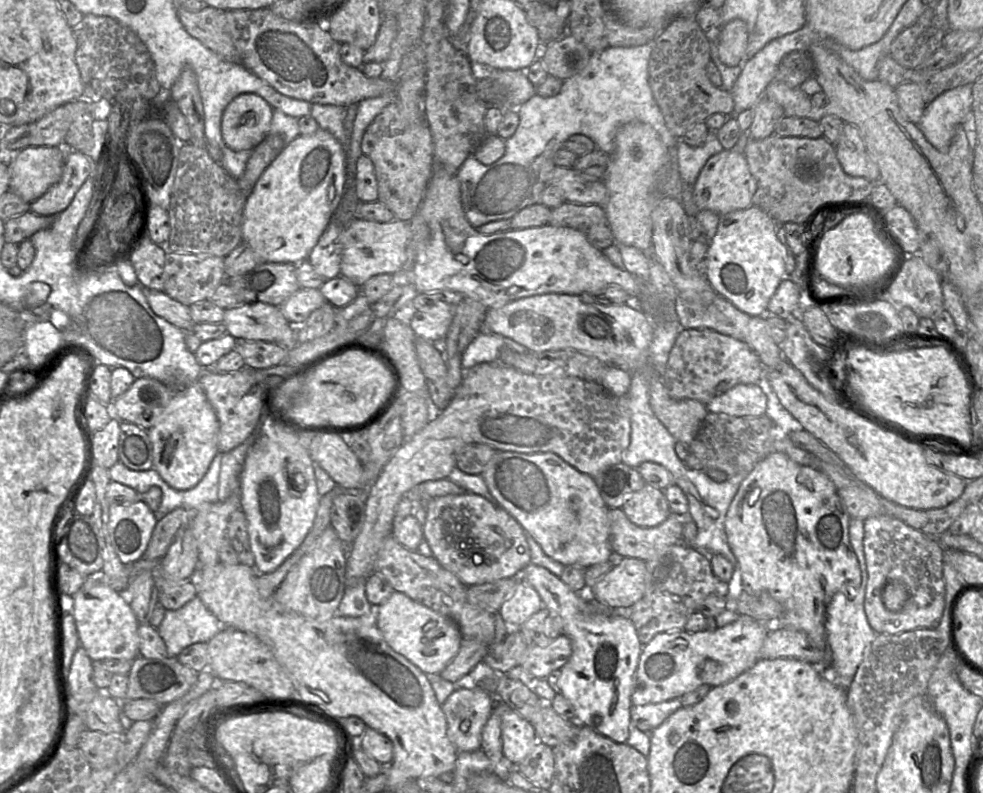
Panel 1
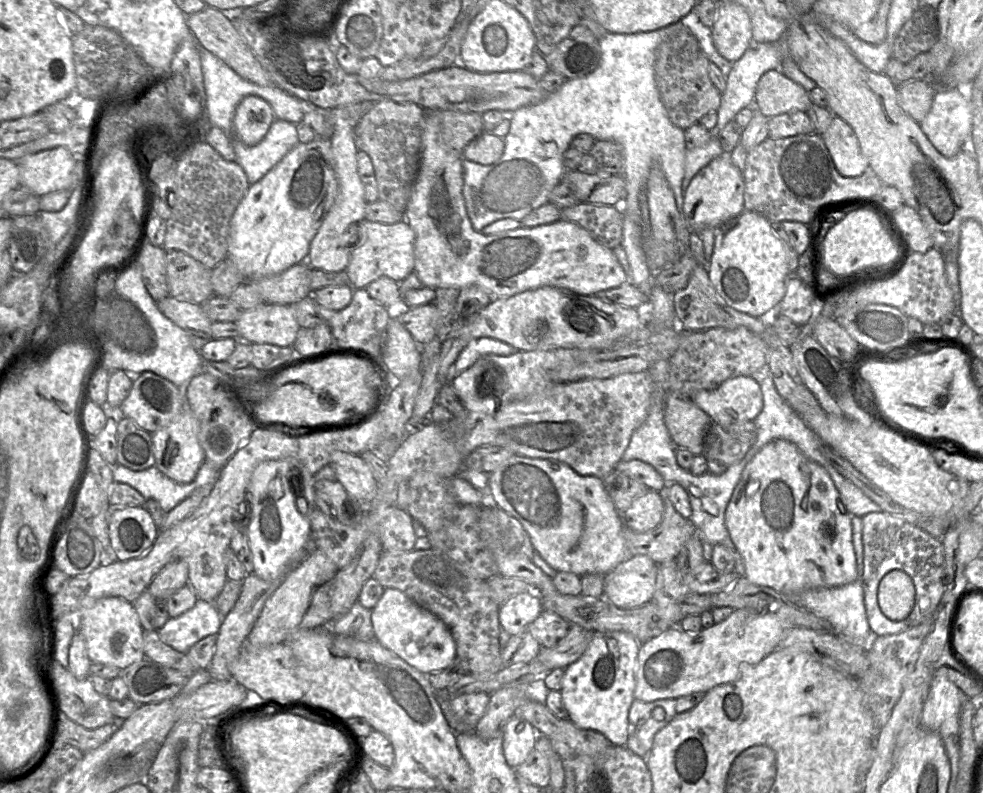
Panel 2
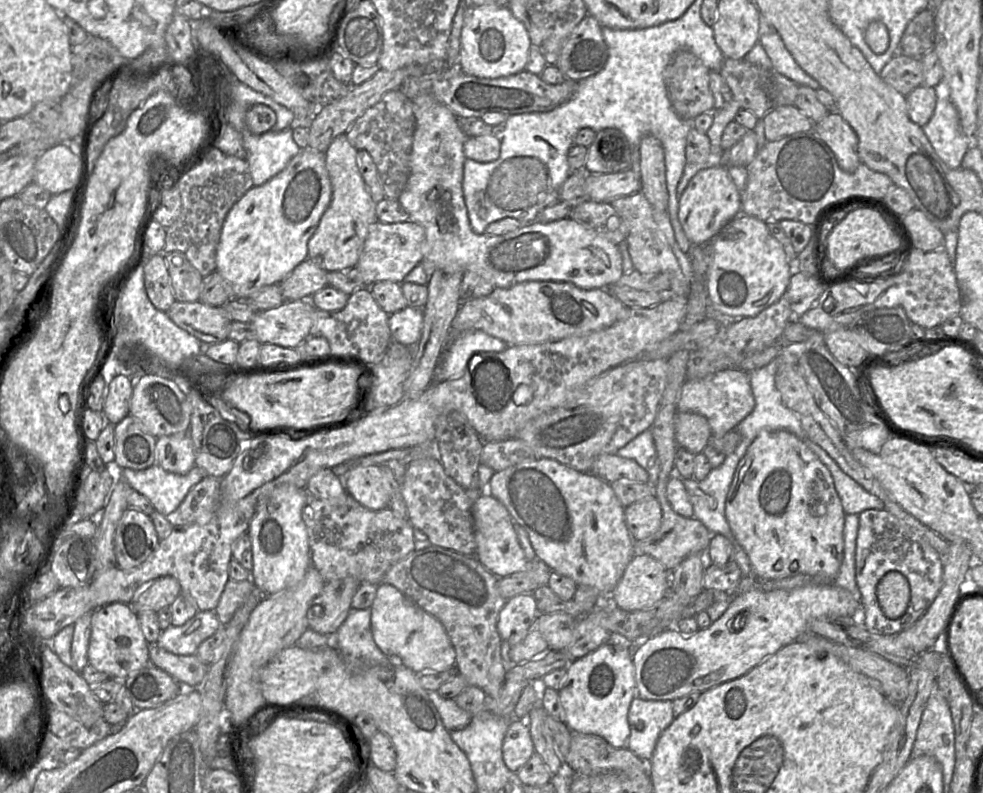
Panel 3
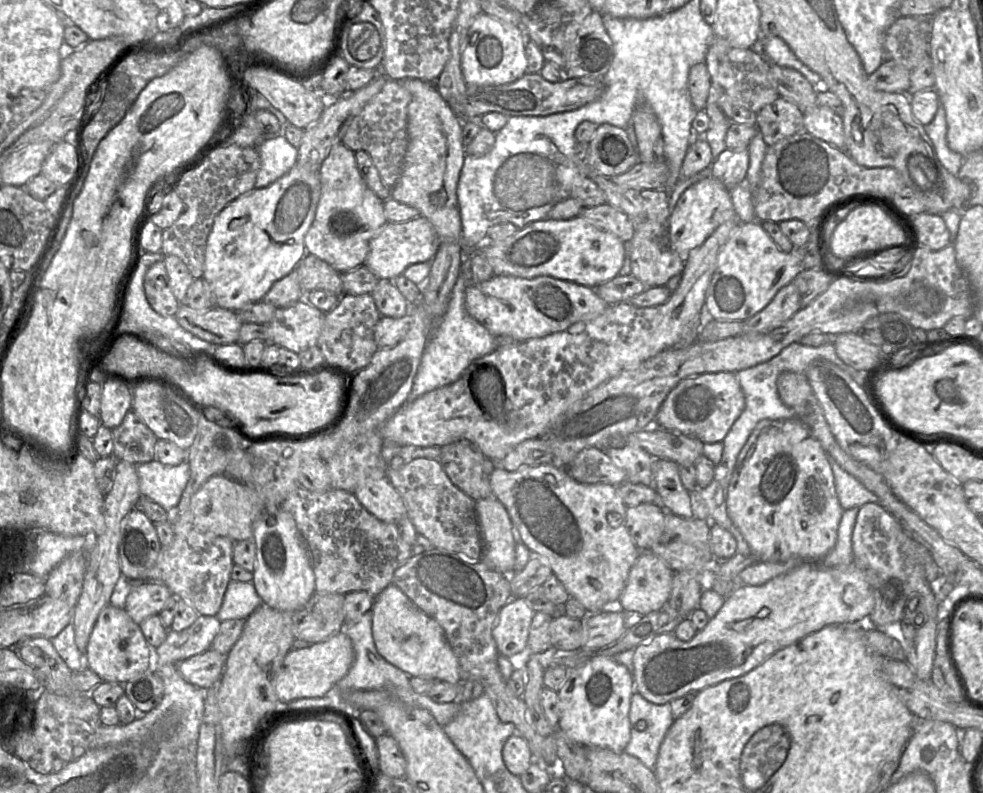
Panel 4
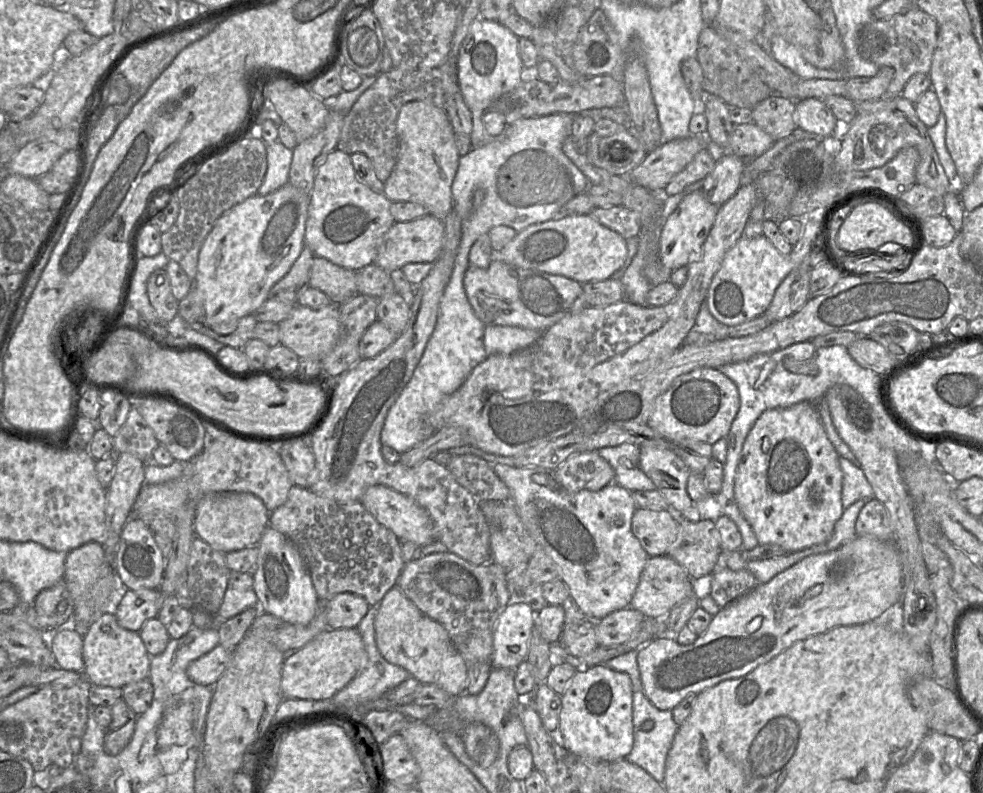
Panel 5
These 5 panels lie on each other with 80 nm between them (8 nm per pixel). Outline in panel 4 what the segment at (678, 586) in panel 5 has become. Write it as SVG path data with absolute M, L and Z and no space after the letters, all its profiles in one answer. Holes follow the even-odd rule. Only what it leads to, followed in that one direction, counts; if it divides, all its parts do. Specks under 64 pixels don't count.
M641 550L639 557L629 572L625 588L618 599L621 605L621 611L637 612L644 617L651 612L662 609L669 601L673 576L674 571L658 556L649 550Z

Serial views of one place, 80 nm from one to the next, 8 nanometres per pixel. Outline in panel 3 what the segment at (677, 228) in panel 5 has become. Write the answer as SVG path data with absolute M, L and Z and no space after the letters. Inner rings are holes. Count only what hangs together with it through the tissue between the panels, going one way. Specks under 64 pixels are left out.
M714 166L698 172L679 199L678 218L692 245L710 242L723 226L741 213L741 192L727 167Z

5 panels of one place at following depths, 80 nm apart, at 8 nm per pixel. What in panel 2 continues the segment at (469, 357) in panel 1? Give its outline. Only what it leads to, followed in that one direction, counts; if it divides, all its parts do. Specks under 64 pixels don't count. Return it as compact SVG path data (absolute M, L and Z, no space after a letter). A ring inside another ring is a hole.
M480 337L471 340L455 359L452 375L457 375L468 369L481 356L495 354L508 356L517 351L511 345L490 337Z

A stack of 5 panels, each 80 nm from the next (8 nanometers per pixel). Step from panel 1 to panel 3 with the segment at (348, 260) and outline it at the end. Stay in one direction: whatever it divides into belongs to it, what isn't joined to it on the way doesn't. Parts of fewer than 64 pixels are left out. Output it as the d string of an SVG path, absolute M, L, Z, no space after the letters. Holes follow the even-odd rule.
M410 220L399 223L376 221L369 227L356 268L364 284L370 287L379 281L404 282L406 275L424 258L425 230Z

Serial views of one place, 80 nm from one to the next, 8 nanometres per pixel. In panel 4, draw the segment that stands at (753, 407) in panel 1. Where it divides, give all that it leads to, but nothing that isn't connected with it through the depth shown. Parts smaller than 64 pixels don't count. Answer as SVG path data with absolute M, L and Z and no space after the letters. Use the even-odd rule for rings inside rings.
M704 373L675 386L660 407L654 427L695 437L702 443L723 442L744 408L745 395L735 373Z

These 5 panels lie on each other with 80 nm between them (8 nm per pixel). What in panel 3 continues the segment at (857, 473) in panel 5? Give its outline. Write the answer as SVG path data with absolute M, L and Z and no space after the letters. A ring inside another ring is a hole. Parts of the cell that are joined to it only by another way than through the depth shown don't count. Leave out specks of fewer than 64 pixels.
M805 439L804 442L819 460L829 469L835 489L840 497L844 512L859 515L865 510L884 510L885 505L875 495L866 491L860 484L848 476L830 455L812 440Z

